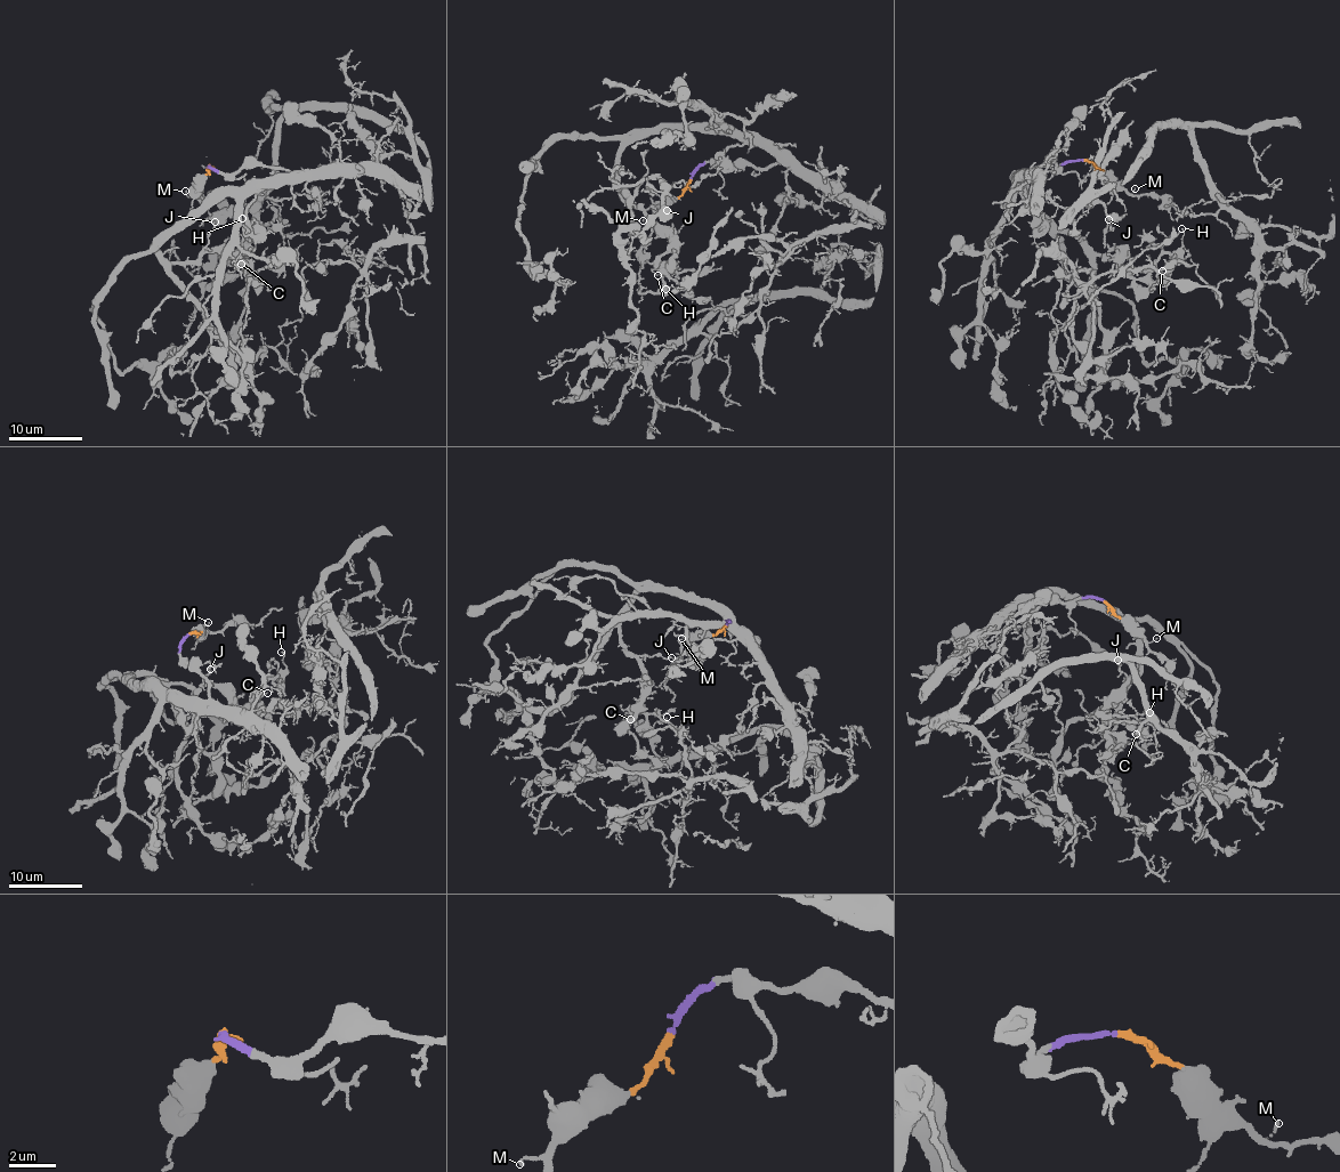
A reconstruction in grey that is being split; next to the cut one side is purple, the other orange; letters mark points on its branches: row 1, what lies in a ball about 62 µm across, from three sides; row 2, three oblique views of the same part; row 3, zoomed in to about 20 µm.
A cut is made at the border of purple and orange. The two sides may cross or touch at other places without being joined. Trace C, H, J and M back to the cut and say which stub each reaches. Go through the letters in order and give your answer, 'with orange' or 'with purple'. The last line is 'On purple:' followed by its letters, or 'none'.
C: with purple
H: with purple
J: with purple
M: with orange
On purple: C, H, J

